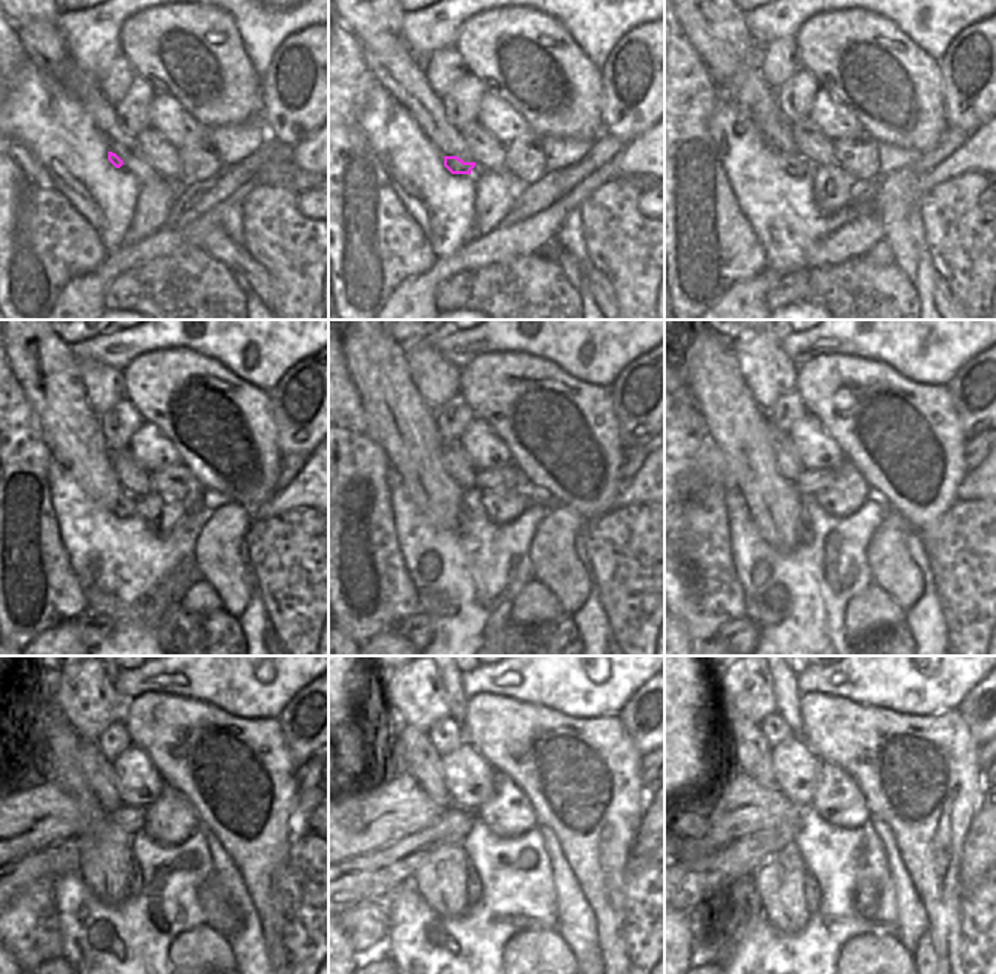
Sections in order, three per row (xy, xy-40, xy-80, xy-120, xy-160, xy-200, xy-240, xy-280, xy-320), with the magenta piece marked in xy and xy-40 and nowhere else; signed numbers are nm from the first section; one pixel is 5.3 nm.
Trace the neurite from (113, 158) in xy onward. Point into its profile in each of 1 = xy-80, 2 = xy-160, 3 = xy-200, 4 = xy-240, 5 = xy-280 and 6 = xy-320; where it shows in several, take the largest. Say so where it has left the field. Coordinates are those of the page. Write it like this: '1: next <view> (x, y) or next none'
1: next xy-80 (795, 165)
2: next xy-160 (464, 506)
3: next xy-200 (806, 533)
4: next xy-240 (135, 883)
5: next xy-280 (473, 886)
6: next xy-320 (812, 895)

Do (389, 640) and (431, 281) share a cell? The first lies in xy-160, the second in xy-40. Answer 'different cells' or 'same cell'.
same cell

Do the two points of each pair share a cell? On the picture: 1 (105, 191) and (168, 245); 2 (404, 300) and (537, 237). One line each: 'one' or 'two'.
1: two
2: one

